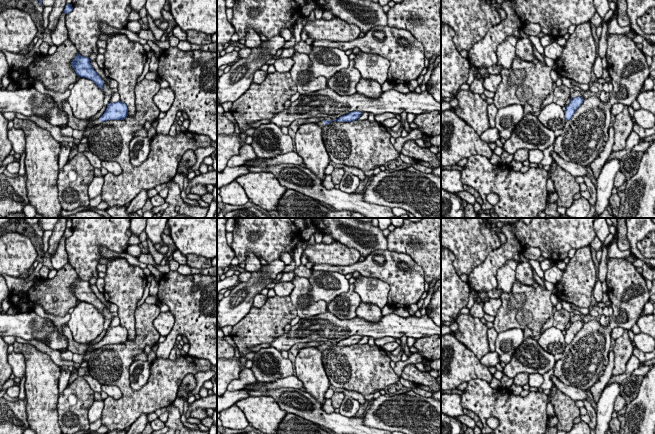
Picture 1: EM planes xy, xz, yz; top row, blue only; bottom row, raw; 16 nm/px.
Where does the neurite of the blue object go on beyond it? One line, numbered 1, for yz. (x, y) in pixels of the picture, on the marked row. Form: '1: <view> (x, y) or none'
1: none

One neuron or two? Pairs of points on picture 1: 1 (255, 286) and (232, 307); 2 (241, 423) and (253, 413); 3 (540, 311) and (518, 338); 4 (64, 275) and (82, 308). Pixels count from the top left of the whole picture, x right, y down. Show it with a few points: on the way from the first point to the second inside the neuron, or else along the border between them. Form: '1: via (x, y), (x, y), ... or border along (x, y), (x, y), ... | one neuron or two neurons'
1: via (249, 290), (238, 301) | one neuron
2: border along (235, 404), (249, 422) | two neurons
3: border along (523, 330), (509, 328), (500, 333) | two neurons
4: border along (78, 302), (73, 307) | two neurons

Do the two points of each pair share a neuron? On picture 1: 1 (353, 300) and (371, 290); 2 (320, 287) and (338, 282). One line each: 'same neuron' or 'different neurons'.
1: different neurons
2: same neuron

